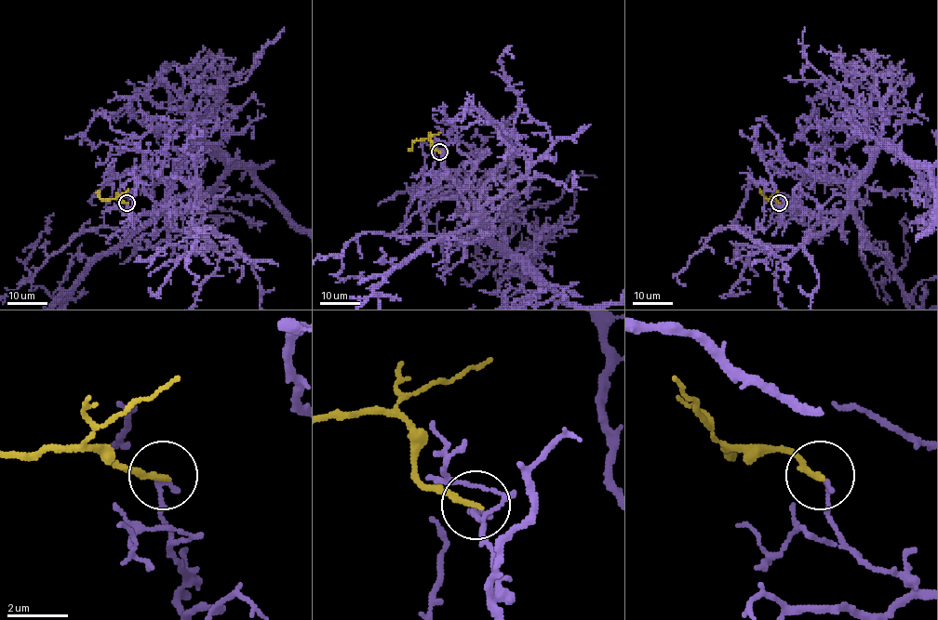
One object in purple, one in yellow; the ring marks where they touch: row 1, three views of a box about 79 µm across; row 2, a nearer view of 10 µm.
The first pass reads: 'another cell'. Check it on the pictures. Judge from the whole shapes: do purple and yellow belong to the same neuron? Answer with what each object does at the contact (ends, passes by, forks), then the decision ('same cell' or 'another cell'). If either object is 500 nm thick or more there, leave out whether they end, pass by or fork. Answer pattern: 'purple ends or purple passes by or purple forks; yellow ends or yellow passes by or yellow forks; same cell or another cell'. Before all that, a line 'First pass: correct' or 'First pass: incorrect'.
First pass: correct
purple ends; yellow ends; another cell

